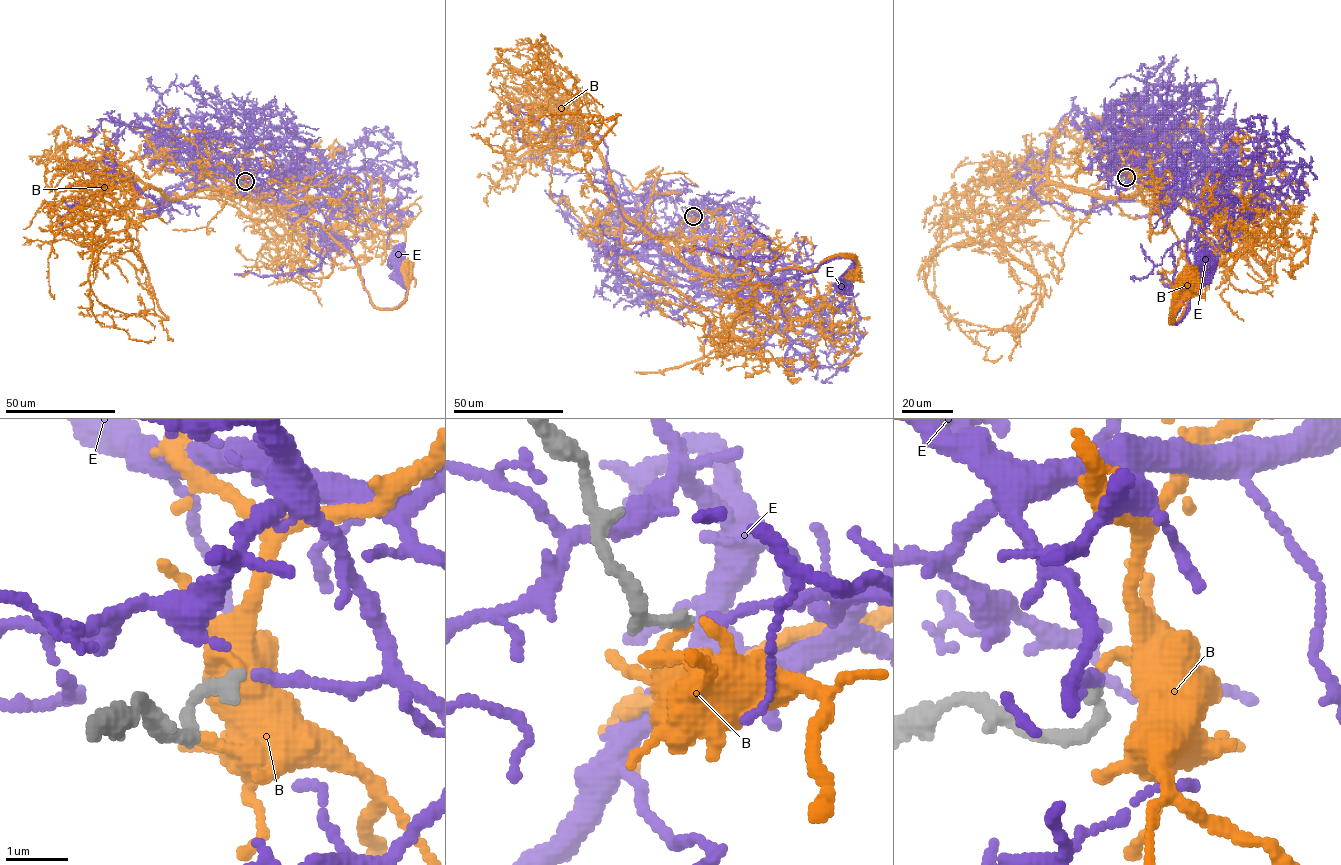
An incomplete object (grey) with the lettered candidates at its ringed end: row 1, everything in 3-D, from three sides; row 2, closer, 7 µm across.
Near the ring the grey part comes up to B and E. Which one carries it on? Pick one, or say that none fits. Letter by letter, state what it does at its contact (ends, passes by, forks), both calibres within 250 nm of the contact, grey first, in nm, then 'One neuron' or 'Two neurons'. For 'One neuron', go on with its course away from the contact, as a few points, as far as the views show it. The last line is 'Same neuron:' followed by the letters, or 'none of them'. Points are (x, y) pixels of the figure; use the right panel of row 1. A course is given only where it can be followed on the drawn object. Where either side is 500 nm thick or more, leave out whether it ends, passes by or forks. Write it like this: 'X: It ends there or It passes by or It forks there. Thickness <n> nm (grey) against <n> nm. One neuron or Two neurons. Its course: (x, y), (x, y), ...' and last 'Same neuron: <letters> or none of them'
B: It ends there. Thickness 200 nm (grey) against 220 nm. Two neurons
E: It ends there. Thickness 200 nm (grey) against 160 nm. One neuron. Its course: (1126, 177), (1147, 162), (1170, 165), (1196, 202), (1190, 301), (1174, 323), (1182, 288), (1202, 263)
Same neuron: E

